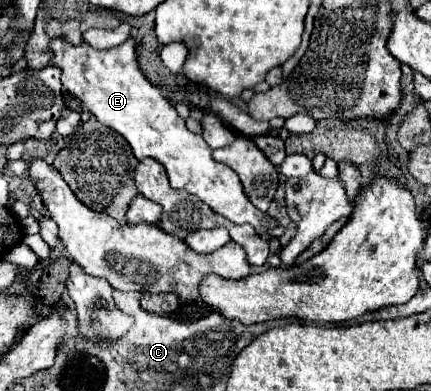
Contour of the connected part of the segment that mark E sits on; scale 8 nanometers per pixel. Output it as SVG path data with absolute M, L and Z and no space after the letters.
M57 37L51 41L51 49L55 53L53 65L63 71L63 87L71 95L81 99L99 123L115 129L121 137L125 137L139 161L143 161L145 157L153 157L155 161L159 161L167 169L173 189L187 189L205 205L209 205L217 215L233 223L251 223L259 235L277 227L277 221L273 217L269 217L267 213L259 213L251 205L251 201L247 201L237 173L211 157L211 149L201 139L201 135L191 133L185 127L185 119L177 115L175 107L161 95L155 85L145 79L137 65L135 45L131 37L119 47L105 51L97 51L87 43L75 47Z

